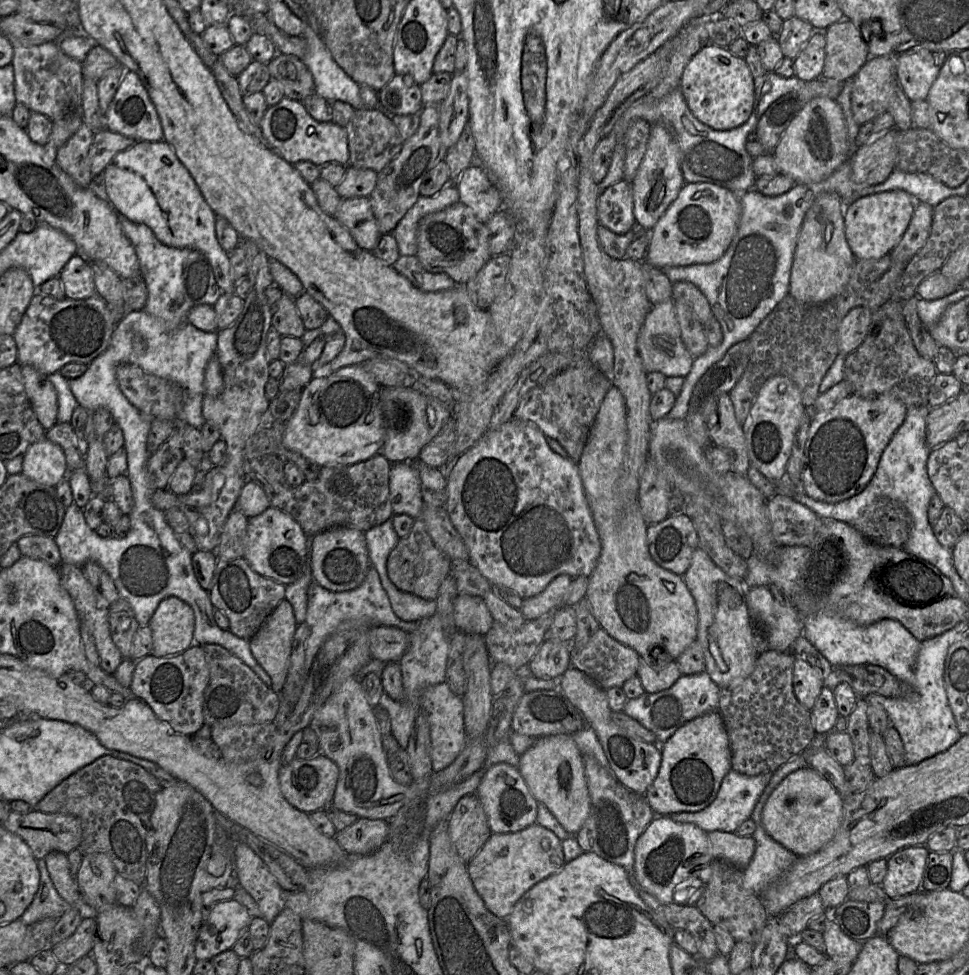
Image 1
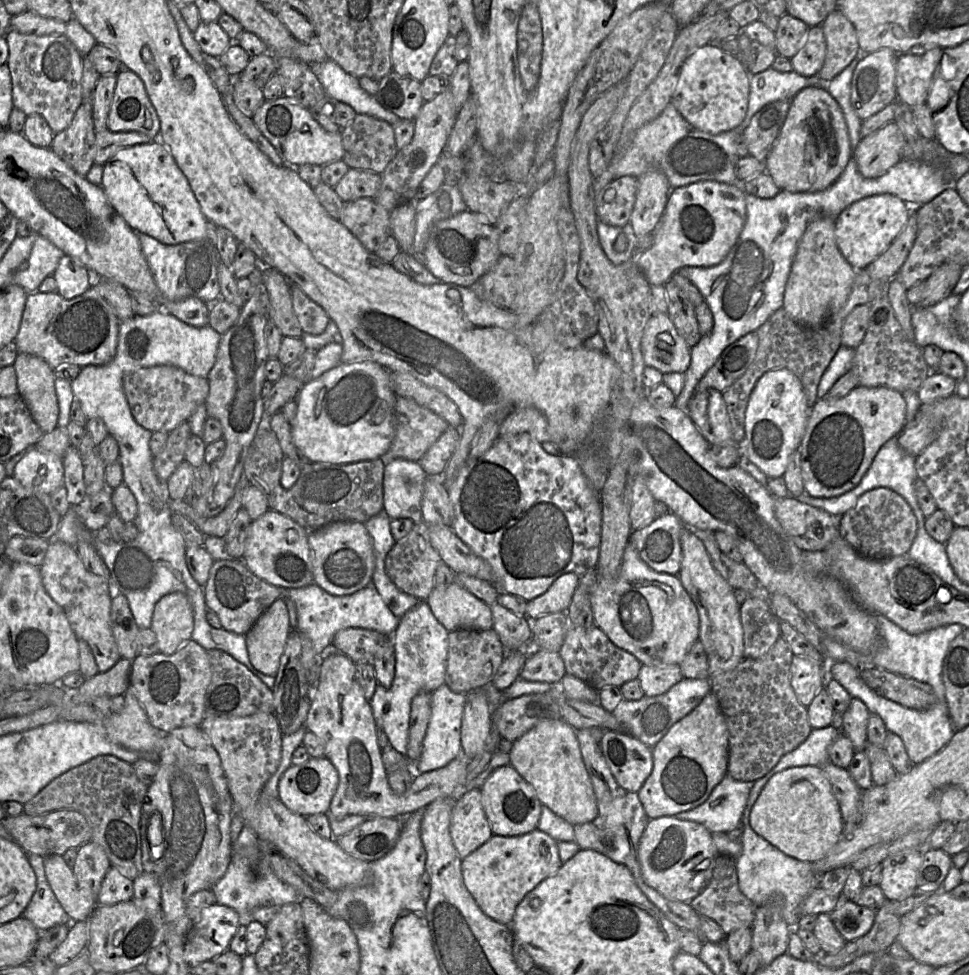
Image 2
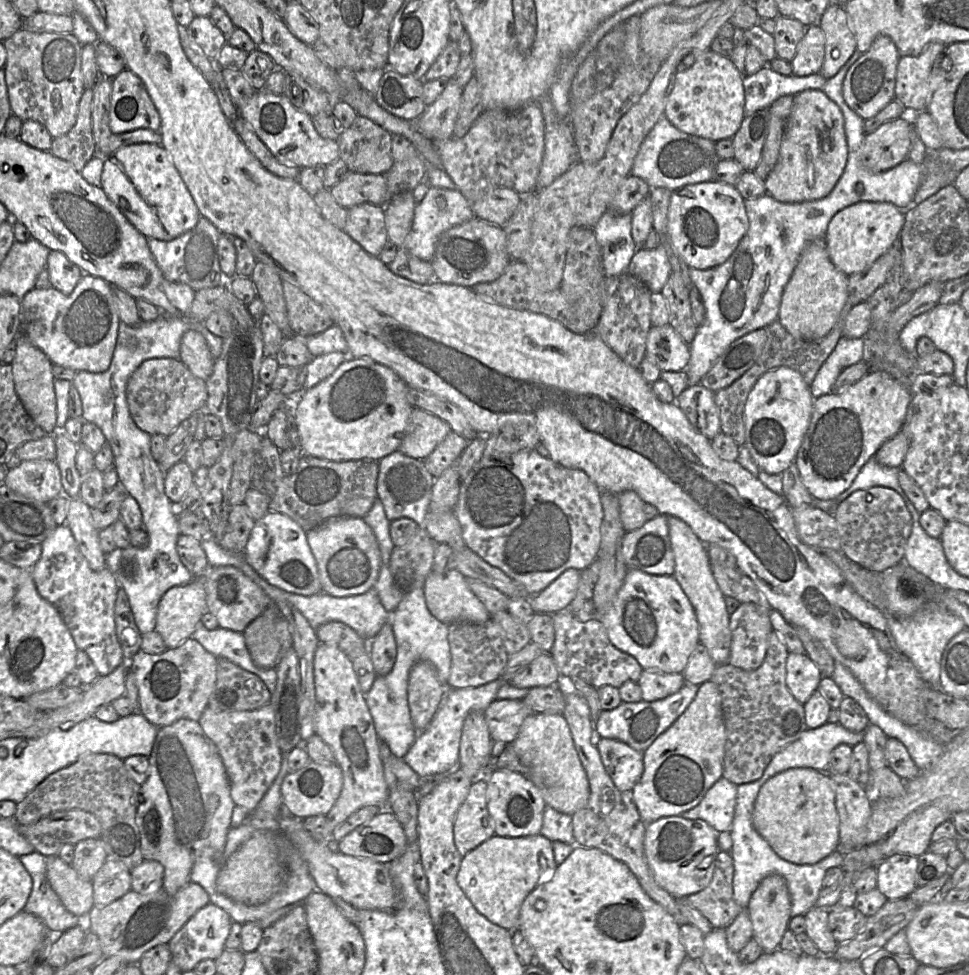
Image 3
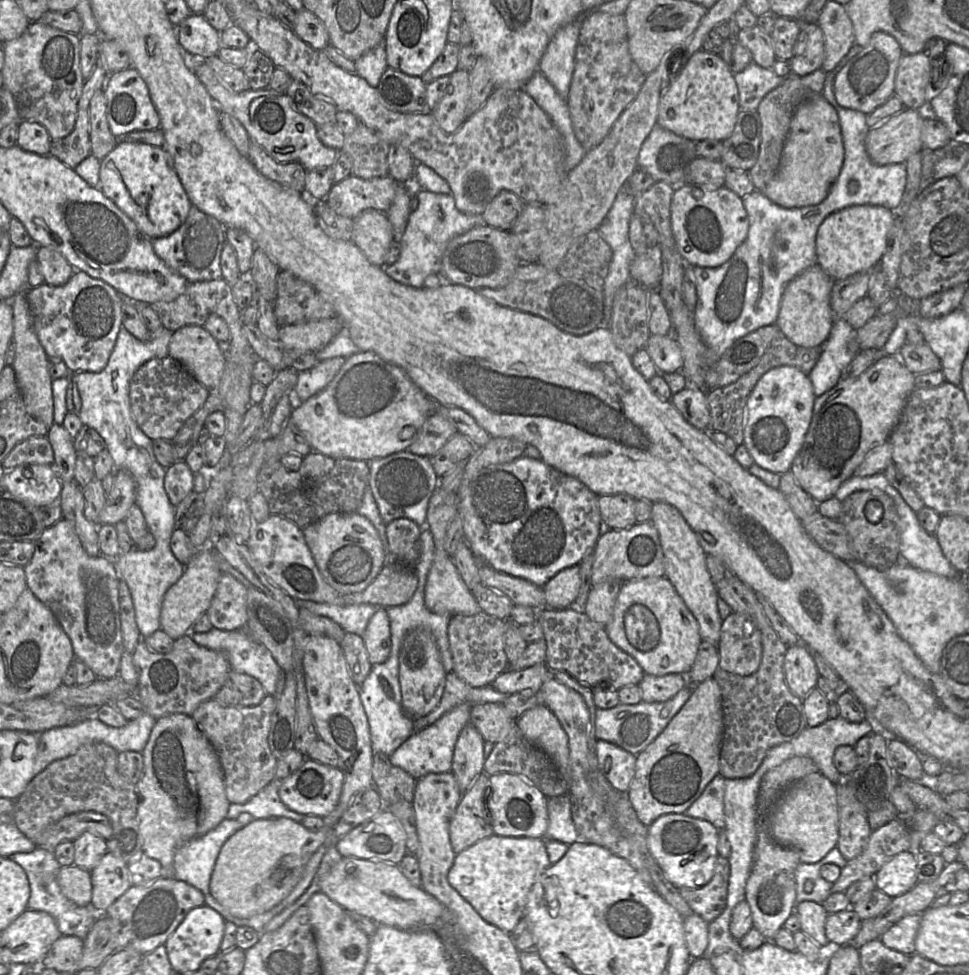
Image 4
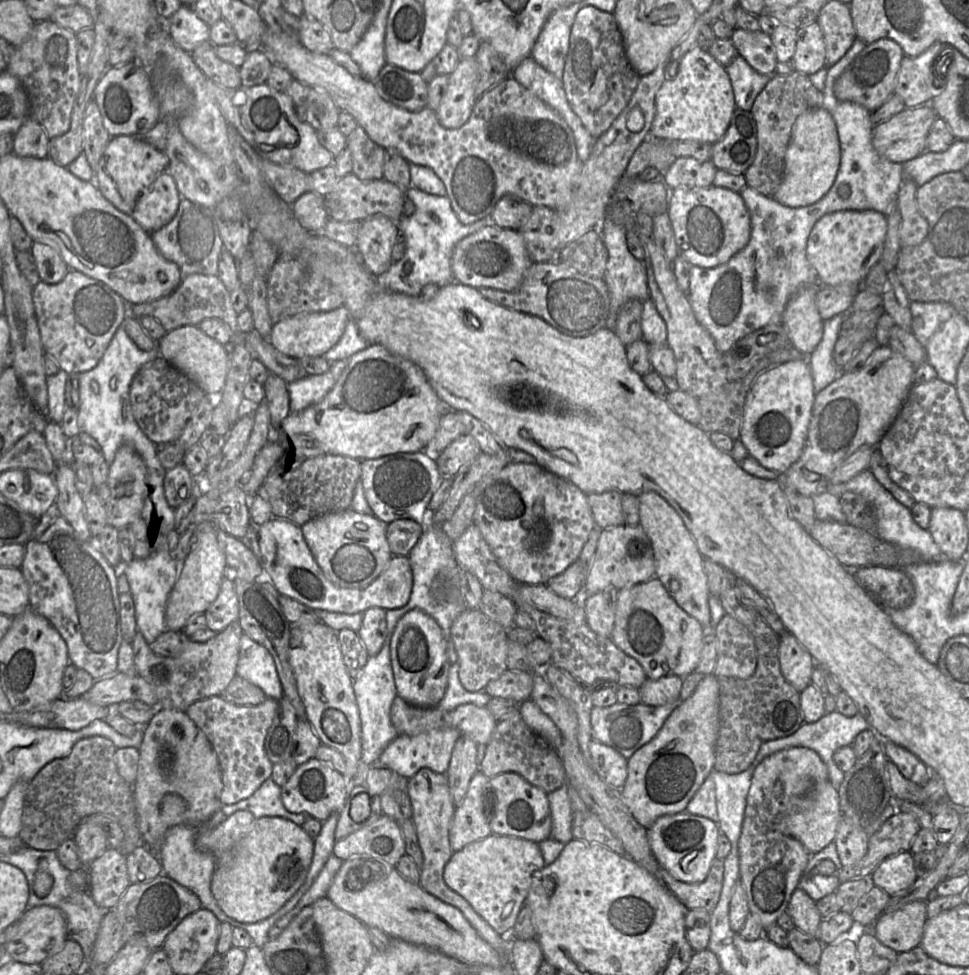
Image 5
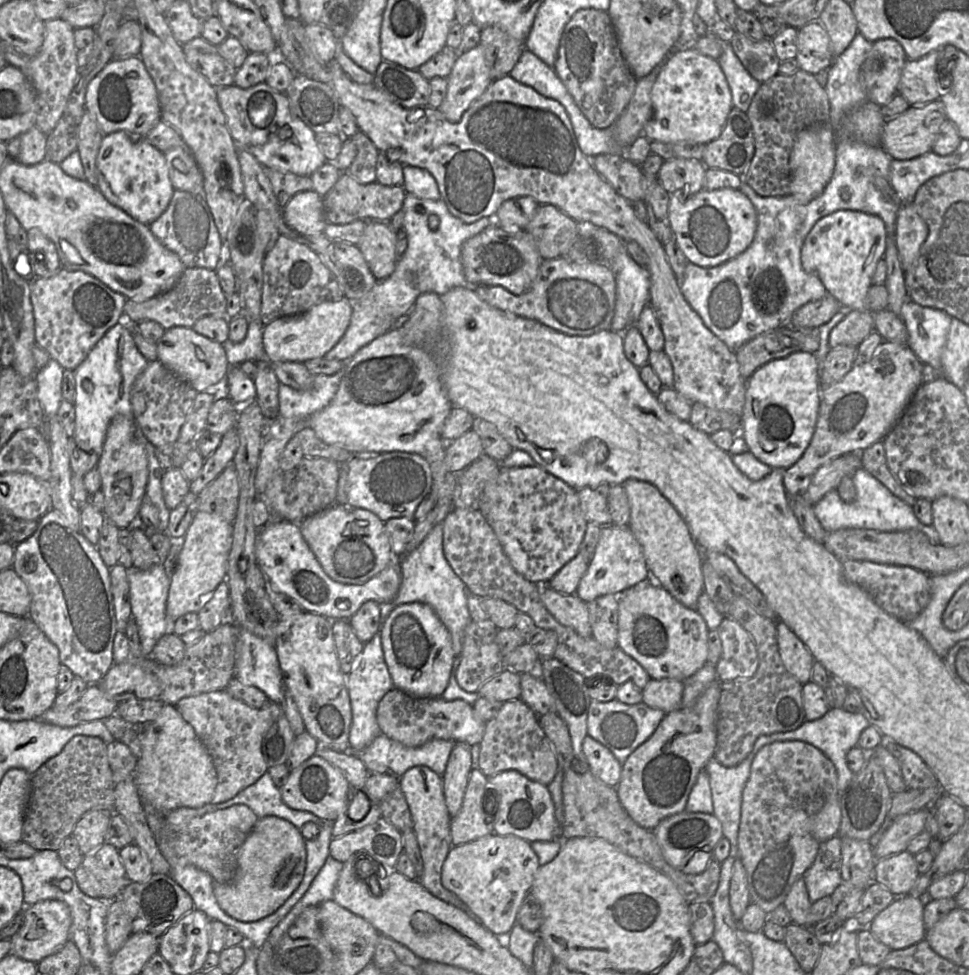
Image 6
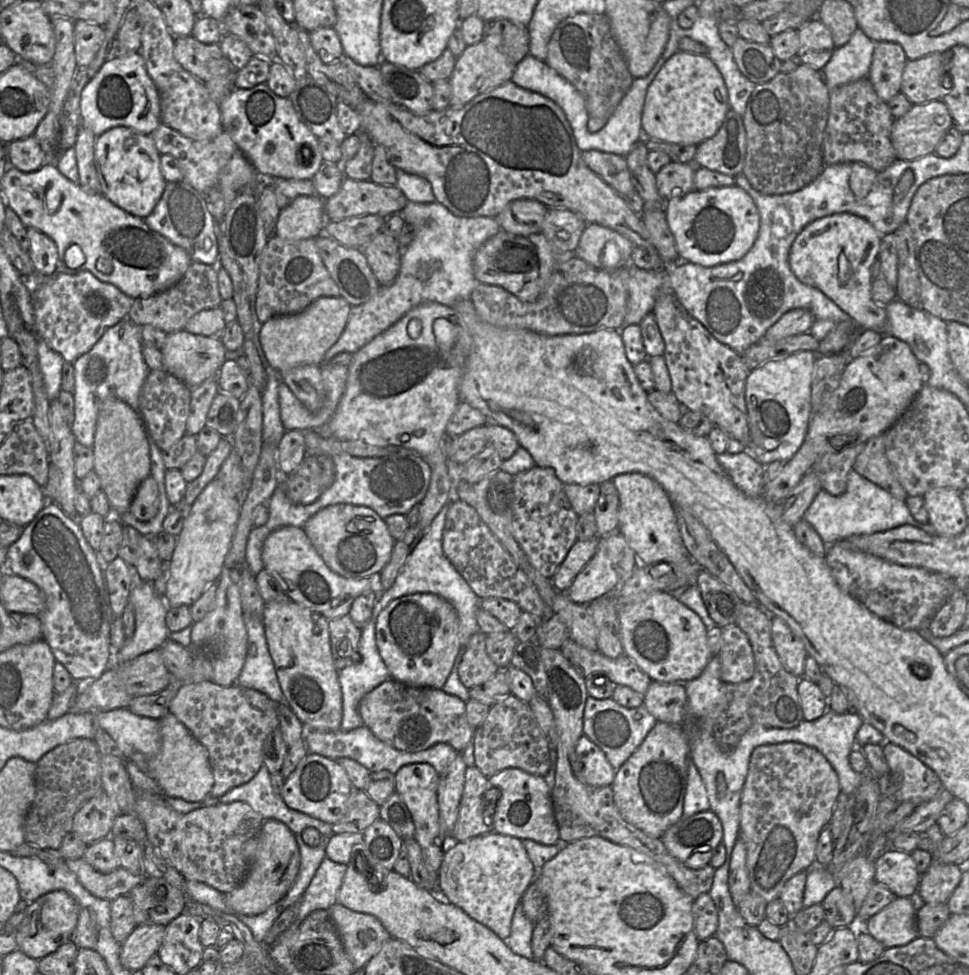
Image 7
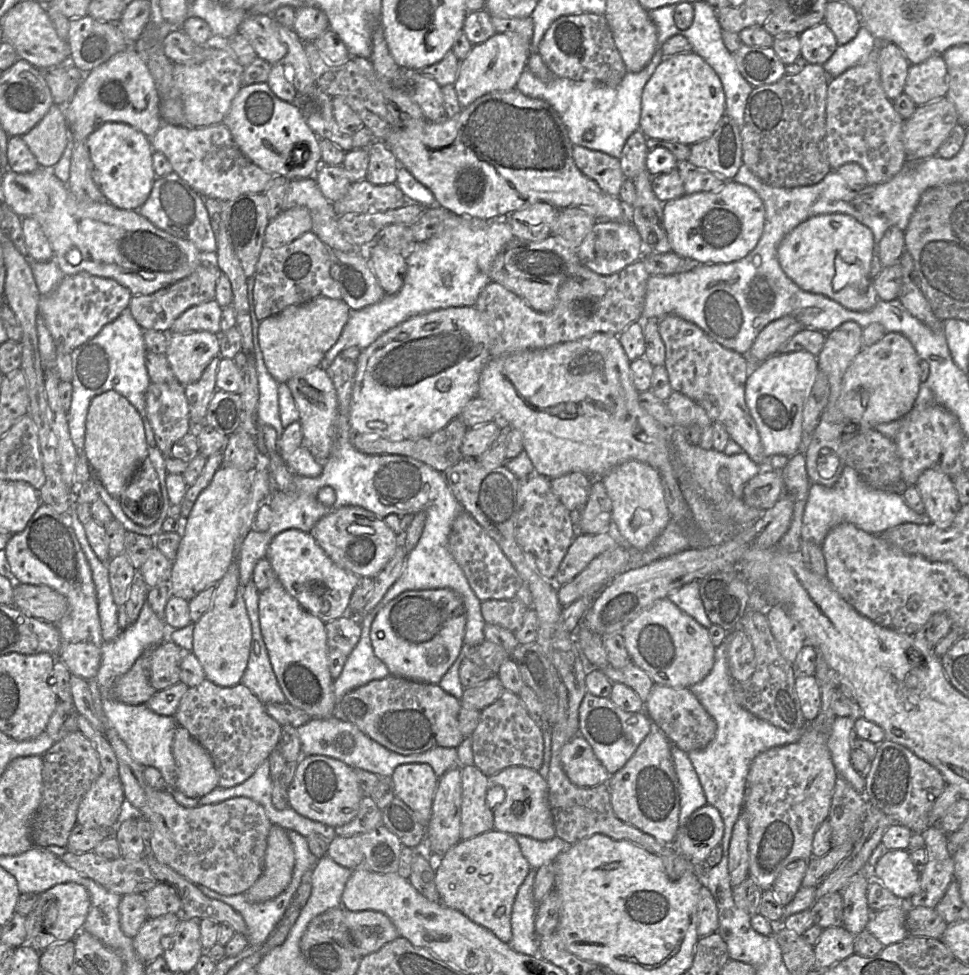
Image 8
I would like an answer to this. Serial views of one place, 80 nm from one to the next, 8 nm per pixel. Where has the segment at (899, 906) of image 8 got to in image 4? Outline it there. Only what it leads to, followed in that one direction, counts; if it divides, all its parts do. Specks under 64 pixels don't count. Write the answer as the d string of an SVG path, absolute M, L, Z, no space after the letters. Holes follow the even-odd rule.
M912 914L903 917L889 928L880 938L884 946L912 955L915 951L915 938L921 923L922 914Z

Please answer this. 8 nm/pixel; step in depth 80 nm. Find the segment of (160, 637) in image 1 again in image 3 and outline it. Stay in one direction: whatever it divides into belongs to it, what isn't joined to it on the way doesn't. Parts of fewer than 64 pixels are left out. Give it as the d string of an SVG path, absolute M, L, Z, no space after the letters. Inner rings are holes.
M205 575L194 576L189 583L173 586L161 597L157 607L155 630L162 636L167 649L176 648L192 636L196 624L205 612L208 612Z

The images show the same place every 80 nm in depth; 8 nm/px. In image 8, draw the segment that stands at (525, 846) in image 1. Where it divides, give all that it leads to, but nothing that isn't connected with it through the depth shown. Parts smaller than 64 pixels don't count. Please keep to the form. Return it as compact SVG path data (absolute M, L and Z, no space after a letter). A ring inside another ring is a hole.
M493 829L471 839L461 840L450 848L435 864L435 885L442 904L463 913L474 923L493 932L502 942L509 943L512 938L513 903L530 870L515 836Z

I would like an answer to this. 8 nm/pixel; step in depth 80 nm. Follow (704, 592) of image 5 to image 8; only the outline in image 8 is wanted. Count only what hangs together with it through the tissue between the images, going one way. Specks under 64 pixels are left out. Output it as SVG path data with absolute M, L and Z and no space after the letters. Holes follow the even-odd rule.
M631 460L611 469L600 480L612 502L612 525L619 540L638 550L647 549L671 520L657 470Z

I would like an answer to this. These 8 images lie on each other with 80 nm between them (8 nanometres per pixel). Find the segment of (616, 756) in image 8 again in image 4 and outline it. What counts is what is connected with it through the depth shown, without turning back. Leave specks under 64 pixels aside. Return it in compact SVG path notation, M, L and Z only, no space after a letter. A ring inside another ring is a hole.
M685 686L673 698L666 702L647 703L641 701L633 705L619 703L617 706L610 709L597 708L595 736L598 740L613 743L637 755L663 732L671 719L688 701L692 694L692 690L693 687Z

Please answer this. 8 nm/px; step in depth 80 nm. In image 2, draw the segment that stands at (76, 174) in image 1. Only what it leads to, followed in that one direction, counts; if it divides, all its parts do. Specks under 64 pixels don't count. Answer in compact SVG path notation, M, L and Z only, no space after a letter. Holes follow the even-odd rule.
M82 102L71 124L54 135L50 147L58 157L83 177L86 177L95 163L96 134L92 108L93 105Z

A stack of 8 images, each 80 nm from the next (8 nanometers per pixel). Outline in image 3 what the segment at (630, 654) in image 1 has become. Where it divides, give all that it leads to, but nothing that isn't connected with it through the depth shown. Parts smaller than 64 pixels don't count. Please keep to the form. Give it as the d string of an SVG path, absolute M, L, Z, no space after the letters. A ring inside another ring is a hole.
M565 610L552 614L552 618L555 640L549 654L562 676L579 678L597 689L605 685L619 688L627 681L638 681L643 668L633 656L617 649L610 642L597 616L581 621L570 610Z

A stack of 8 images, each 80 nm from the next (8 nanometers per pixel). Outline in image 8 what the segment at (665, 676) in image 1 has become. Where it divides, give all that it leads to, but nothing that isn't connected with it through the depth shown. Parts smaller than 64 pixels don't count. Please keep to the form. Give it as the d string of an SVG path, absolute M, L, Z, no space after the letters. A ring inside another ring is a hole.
M654 684L644 708L652 723L668 738L671 745L686 753L705 748L715 737L715 720L689 688Z

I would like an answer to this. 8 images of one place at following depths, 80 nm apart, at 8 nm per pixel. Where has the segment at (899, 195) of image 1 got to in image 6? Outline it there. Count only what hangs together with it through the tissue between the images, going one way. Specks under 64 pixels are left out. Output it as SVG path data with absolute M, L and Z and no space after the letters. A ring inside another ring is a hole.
M839 210L819 219L815 223L813 228L810 230L801 248L801 264L803 269L807 273L815 274L821 280L827 292L839 301L843 309L865 310L866 295L869 287L872 285L871 278L873 276L878 261L881 260L884 256L888 239L889 239L889 233L887 231L887 227L885 226L883 220L880 217L859 211Z

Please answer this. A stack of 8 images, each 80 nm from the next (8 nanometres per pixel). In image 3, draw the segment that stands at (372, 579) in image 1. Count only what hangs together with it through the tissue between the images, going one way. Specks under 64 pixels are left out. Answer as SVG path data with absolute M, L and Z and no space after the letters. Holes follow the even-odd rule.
M374 589L364 594L346 597L331 596L324 592L311 596L286 592L285 601L300 611L313 629L316 630L320 625L326 622L337 621L354 629L365 641L372 640L383 625L389 621L389 613L382 606Z

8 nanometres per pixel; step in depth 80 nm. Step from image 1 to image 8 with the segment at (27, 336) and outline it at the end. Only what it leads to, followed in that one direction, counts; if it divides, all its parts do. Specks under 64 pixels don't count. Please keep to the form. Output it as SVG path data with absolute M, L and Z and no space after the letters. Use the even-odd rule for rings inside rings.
M80 272L64 276L55 289L39 299L38 314L49 330L57 352L70 354L84 344L108 323L114 321L128 308L132 294L110 278L93 276Z

